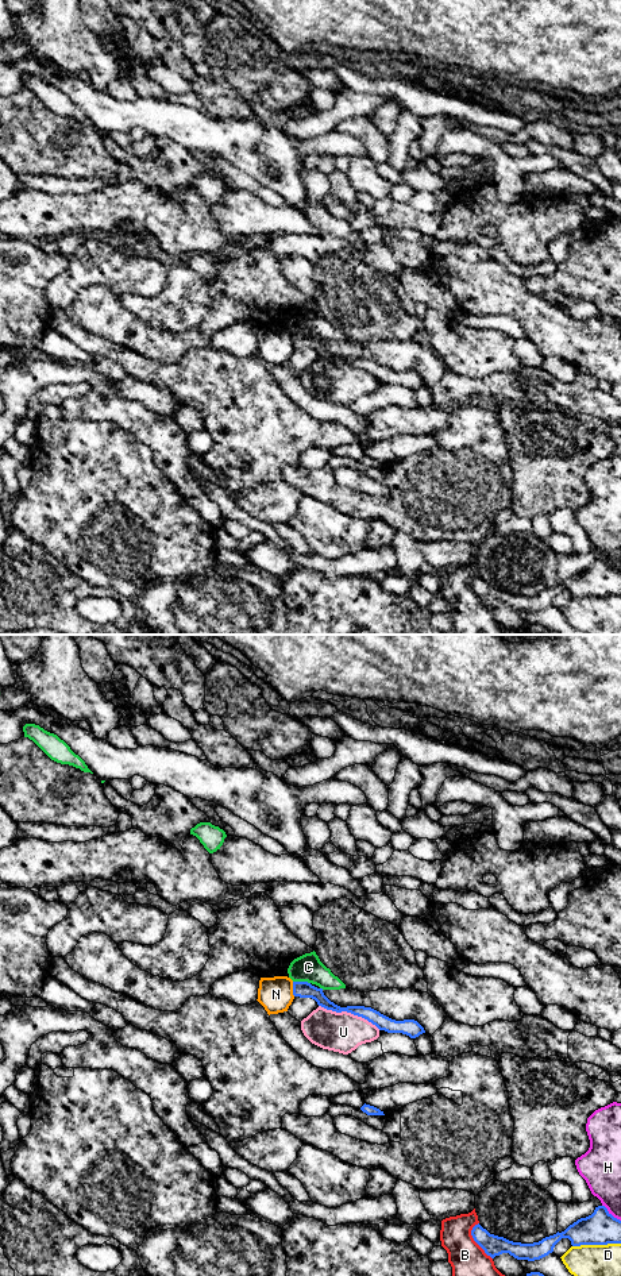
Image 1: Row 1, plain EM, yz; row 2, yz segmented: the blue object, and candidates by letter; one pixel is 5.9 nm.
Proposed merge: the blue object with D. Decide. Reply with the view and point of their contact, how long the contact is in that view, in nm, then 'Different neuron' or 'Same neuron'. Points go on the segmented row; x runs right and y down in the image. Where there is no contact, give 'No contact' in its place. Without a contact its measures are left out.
Touches blue at yz (596, 1244). Shared border 280 nm. Different neuron

